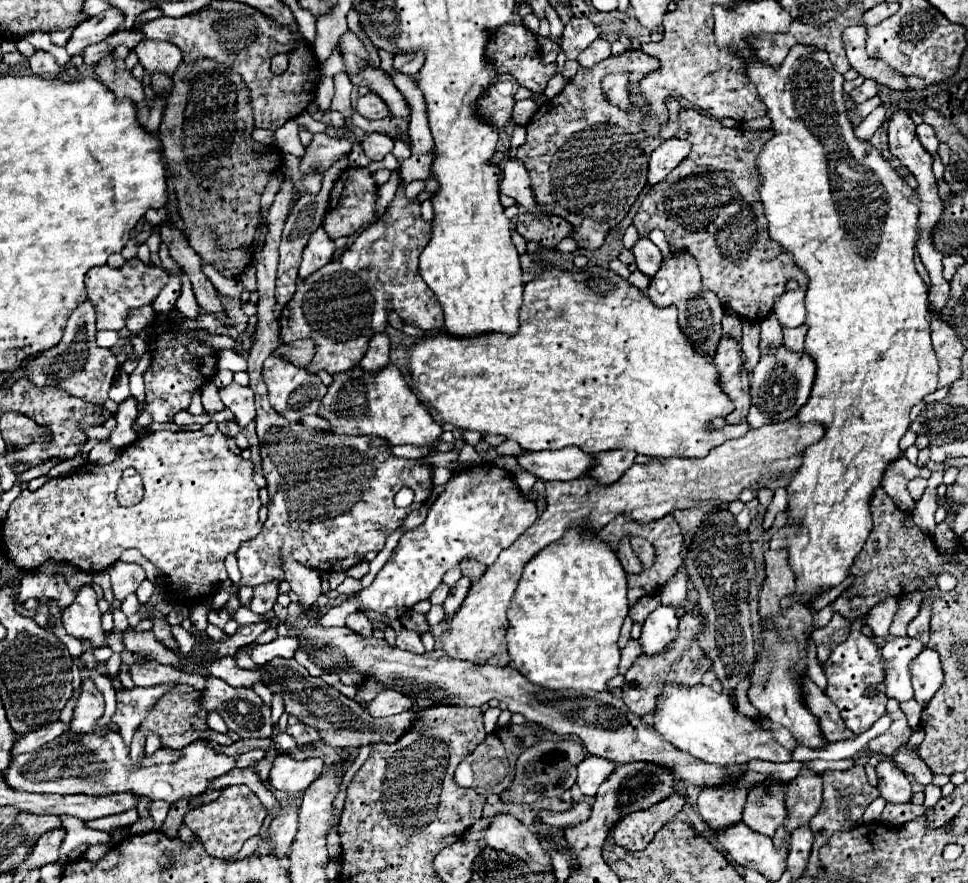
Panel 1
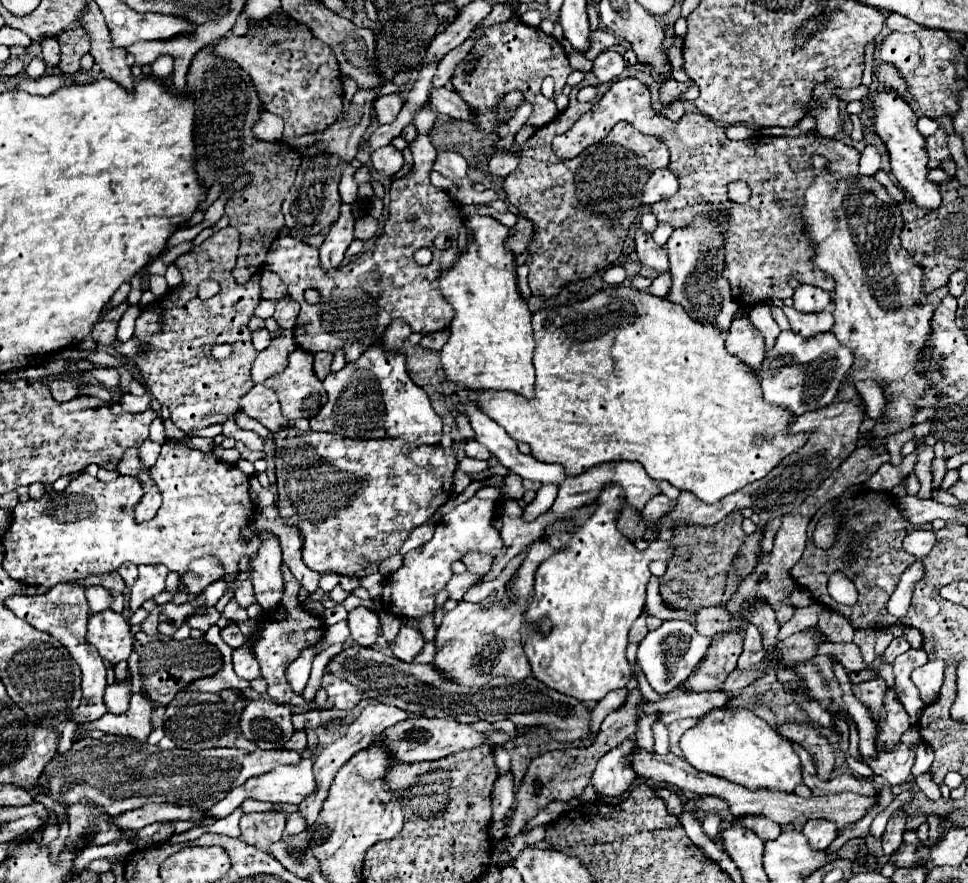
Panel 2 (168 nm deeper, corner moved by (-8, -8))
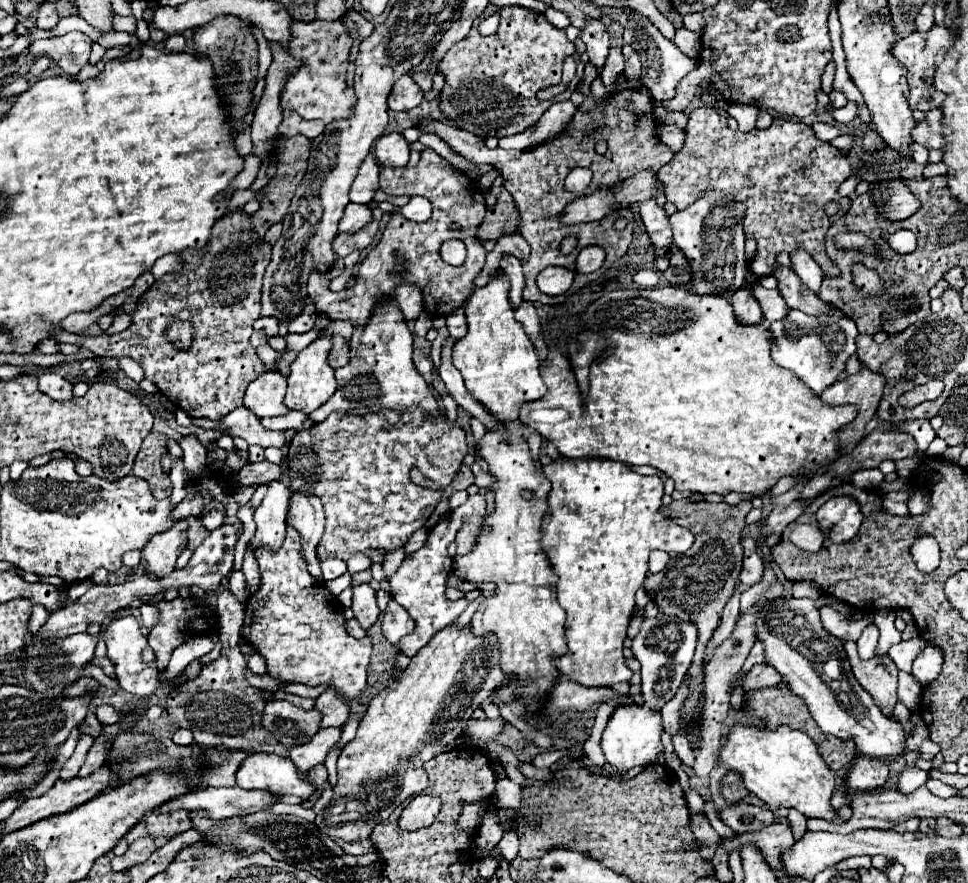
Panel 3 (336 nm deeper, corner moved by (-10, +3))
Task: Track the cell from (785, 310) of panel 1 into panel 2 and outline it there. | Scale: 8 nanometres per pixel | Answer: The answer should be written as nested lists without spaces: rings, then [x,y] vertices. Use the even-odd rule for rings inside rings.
[[[800,284],[796,288],[792,300],[798,312],[824,312],[832,302],[830,292],[824,292],[822,288],[806,286],[806,284]]]

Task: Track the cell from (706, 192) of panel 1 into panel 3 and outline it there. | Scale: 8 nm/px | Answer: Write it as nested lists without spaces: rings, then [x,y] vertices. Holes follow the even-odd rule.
[[[702,107],[690,113],[684,147],[658,171],[658,179],[666,185],[668,201],[676,203],[678,209],[686,209],[708,189],[728,191],[738,197],[748,209],[744,231],[758,241],[758,253],[750,261],[752,273],[760,277],[770,275],[776,253],[792,253],[804,247],[824,267],[824,273],[838,275],[840,269],[824,251],[824,239],[830,227],[824,207],[828,201],[842,201],[848,207],[848,199],[838,195],[838,187],[854,169],[850,159],[840,151],[812,151],[818,143],[808,125],[796,125],[780,117],[764,131],[754,129],[742,133],[728,129],[726,117],[716,109]]]

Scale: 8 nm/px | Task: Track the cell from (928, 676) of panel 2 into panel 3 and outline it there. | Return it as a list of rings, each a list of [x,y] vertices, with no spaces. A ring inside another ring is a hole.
[[[928,643],[926,649],[918,655],[918,659],[914,659],[912,675],[922,685],[930,685],[930,681],[934,681],[940,675],[940,669],[942,669],[942,649]]]

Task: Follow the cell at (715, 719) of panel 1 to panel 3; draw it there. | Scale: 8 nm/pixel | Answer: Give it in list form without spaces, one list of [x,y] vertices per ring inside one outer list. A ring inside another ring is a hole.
[[[736,725],[728,735],[728,743],[720,749],[718,761],[730,771],[740,771],[746,789],[774,809],[794,807],[804,817],[826,821],[836,817],[836,811],[830,803],[836,773],[826,765],[812,739],[802,731],[794,731],[790,727],[778,727],[770,731]]]

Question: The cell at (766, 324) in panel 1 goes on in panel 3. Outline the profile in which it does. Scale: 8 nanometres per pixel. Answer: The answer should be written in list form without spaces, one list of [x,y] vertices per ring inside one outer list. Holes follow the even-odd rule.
[[[758,281],[756,283],[750,283],[750,291],[754,293],[754,297],[758,299],[762,311],[764,311],[764,319],[766,323],[772,323],[772,321],[778,321],[782,319],[786,313],[788,313],[788,305],[786,301],[782,299],[782,295],[774,289],[774,291],[768,291],[764,289]]]

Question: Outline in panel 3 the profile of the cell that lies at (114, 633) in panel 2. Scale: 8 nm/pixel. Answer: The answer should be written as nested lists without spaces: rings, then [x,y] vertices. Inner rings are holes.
[[[114,615],[110,627],[104,633],[104,643],[108,647],[108,659],[116,667],[116,679],[120,687],[128,693],[140,695],[140,697],[150,697],[154,689],[158,687],[158,669],[156,669],[156,657],[154,651],[149,646],[146,637],[140,631],[138,621],[132,615]]]

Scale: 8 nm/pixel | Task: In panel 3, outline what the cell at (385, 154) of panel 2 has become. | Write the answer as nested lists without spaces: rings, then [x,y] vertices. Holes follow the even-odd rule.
[[[386,133],[376,141],[374,153],[382,167],[406,167],[410,145],[400,133]]]

